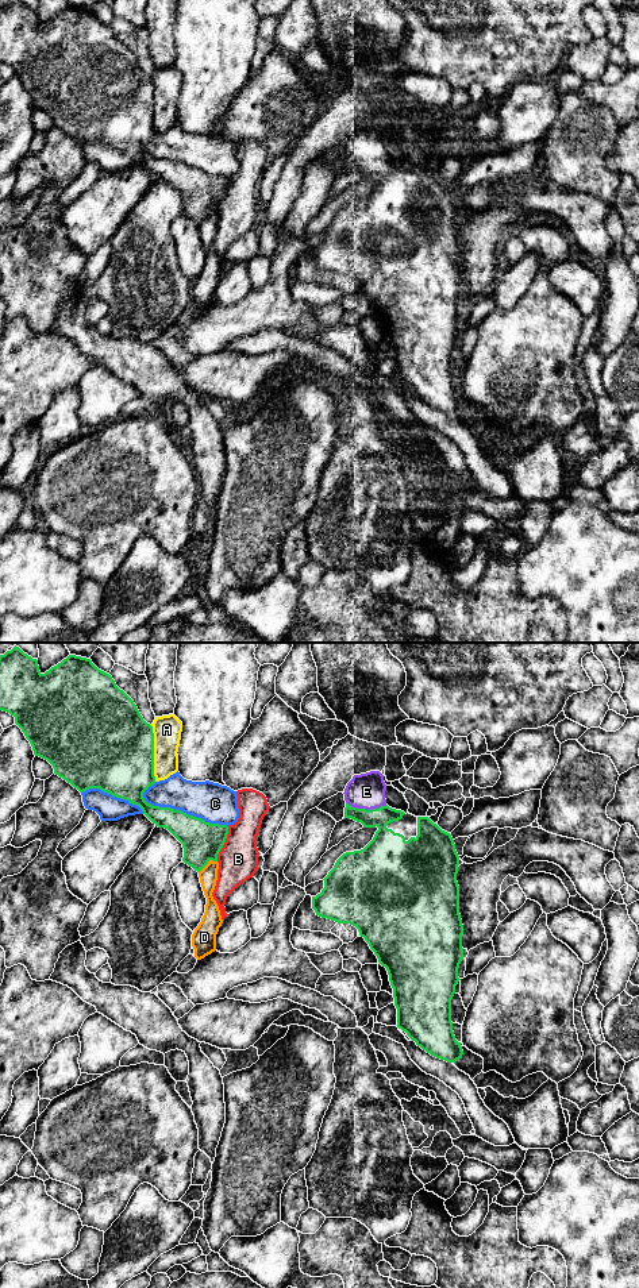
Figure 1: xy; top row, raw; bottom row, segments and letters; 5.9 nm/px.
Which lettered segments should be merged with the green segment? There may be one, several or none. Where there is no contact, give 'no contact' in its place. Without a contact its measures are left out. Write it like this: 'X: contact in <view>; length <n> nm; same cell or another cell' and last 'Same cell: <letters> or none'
A: contact in xy; length 340 nm; another cell
B: contact in xy; length 220 nm; another cell
C: contact in xy; length 550 nm; another cell
D: contact in xy; length 130 nm; another cell
E: contact in xy; length 240 nm; same cell
Same cell: E

